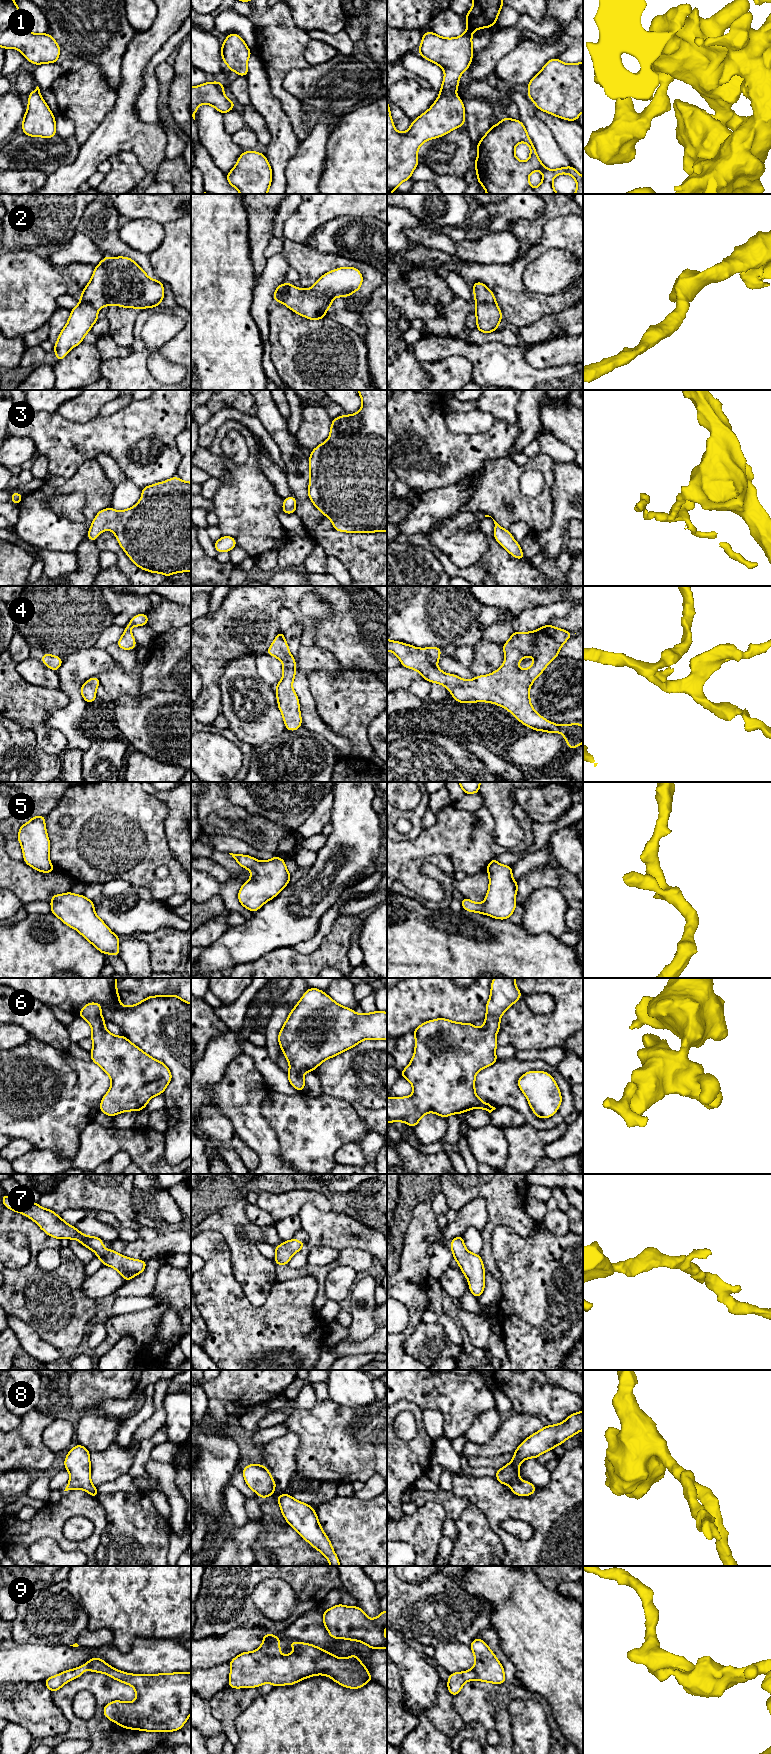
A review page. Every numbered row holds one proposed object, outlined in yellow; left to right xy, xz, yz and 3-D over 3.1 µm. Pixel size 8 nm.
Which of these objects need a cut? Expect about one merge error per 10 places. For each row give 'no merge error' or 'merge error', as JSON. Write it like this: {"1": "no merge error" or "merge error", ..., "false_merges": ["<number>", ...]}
{"1": "no merge error", "2": "no merge error", "3": "no merge error", "4": "no merge error", "5": "no merge error", "6": "no merge error", "7": "no merge error", "8": "no merge error", "9": "no merge error", "false_merges": []}

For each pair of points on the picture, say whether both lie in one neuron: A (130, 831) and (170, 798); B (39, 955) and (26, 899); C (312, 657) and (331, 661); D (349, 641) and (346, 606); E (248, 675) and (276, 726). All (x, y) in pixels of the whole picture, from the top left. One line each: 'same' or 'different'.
A: different
B: different
C: same
D: same
E: same

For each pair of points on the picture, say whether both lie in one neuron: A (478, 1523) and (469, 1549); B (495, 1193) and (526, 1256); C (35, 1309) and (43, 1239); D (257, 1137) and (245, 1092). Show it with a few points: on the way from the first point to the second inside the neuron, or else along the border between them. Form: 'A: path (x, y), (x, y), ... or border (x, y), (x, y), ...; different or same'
A: path (475, 1529), (475, 1543); same
B: border (534, 1221), (524, 1236), (497, 1225), (491, 1239); different
C: path (33, 1292), (33, 1256); same
D: path (251, 1126), (245, 1115), (245, 1103); same

